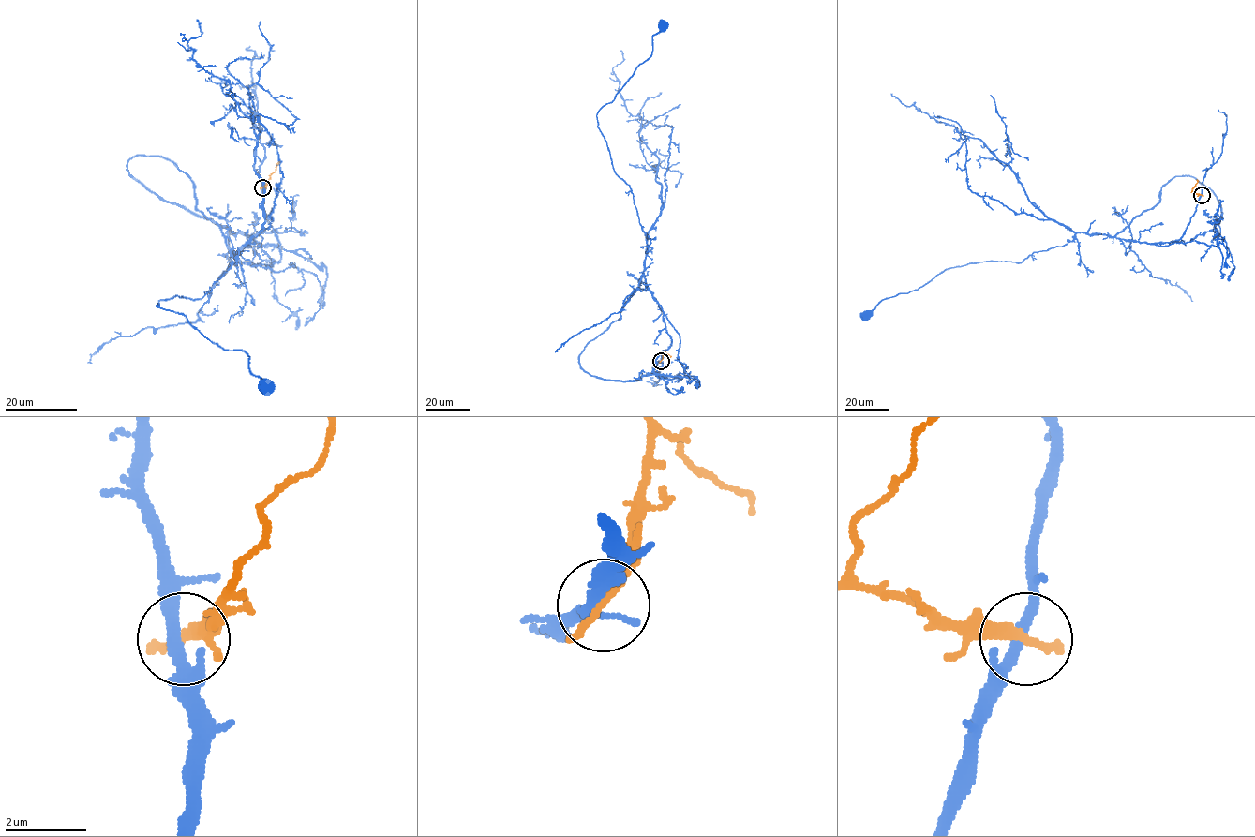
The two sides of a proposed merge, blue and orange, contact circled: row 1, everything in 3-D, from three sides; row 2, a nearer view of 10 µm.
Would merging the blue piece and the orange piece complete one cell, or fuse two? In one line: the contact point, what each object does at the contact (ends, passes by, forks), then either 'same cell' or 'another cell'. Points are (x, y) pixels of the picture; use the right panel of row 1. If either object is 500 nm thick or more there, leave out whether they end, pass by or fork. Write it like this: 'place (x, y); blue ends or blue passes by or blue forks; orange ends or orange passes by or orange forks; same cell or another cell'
place (1202, 195); blue passes by; orange ends; another cell

